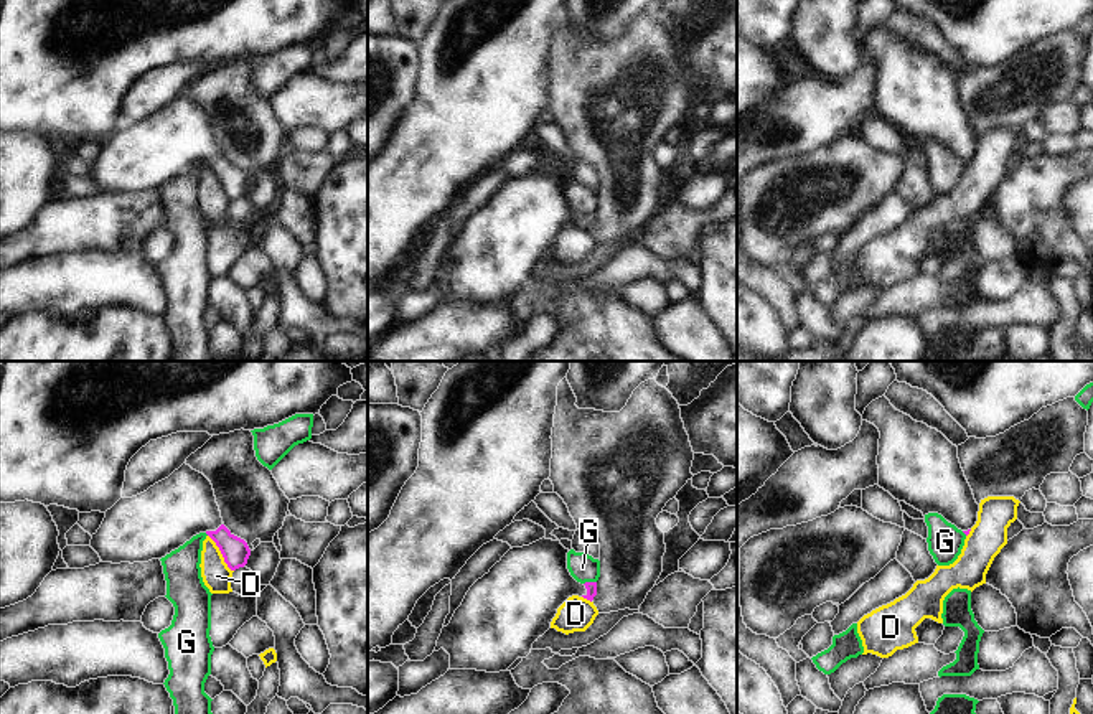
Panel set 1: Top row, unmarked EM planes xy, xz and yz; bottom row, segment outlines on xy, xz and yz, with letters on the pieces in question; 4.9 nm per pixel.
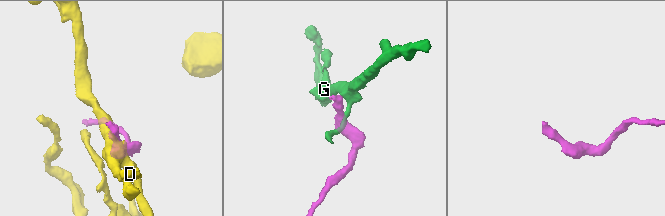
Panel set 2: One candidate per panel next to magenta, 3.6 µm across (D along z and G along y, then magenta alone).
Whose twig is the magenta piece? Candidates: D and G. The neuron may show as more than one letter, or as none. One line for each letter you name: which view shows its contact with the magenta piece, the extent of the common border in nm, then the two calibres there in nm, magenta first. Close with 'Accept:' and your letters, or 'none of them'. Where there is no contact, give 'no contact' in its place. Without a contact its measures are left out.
Accept: none of them

